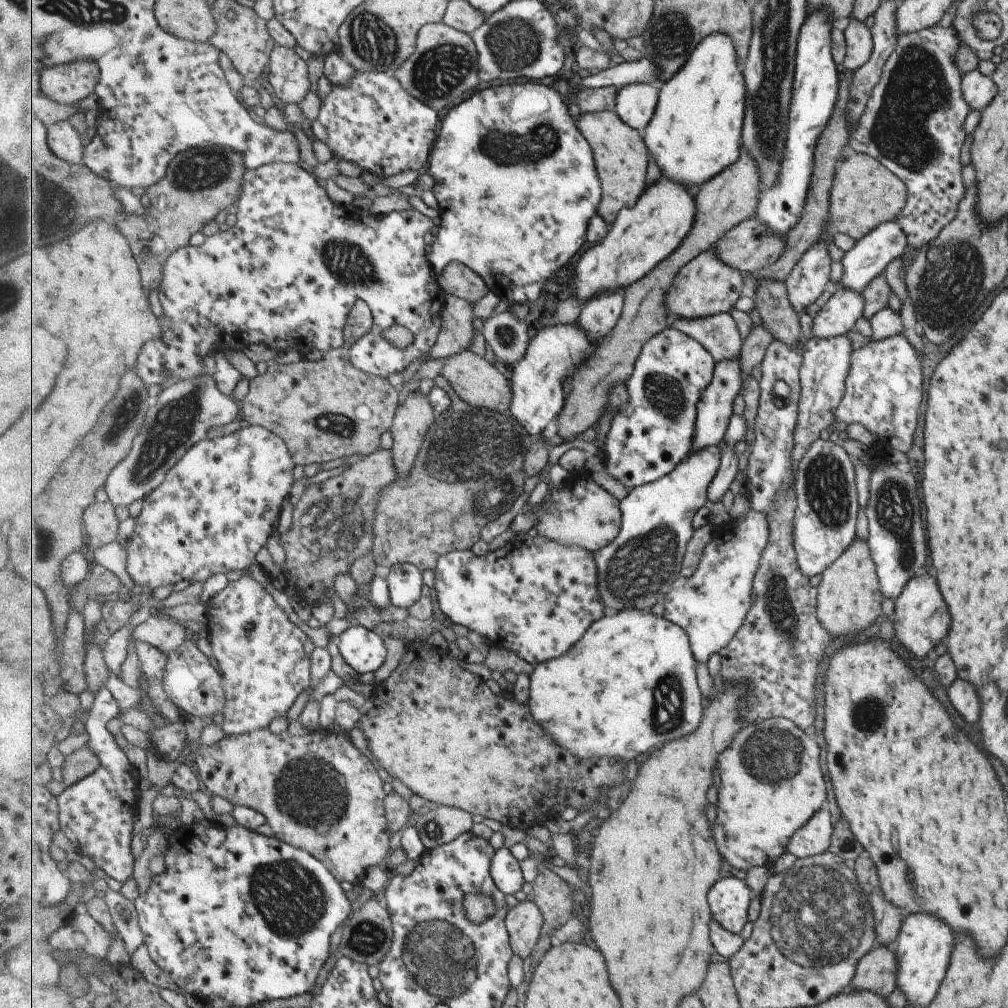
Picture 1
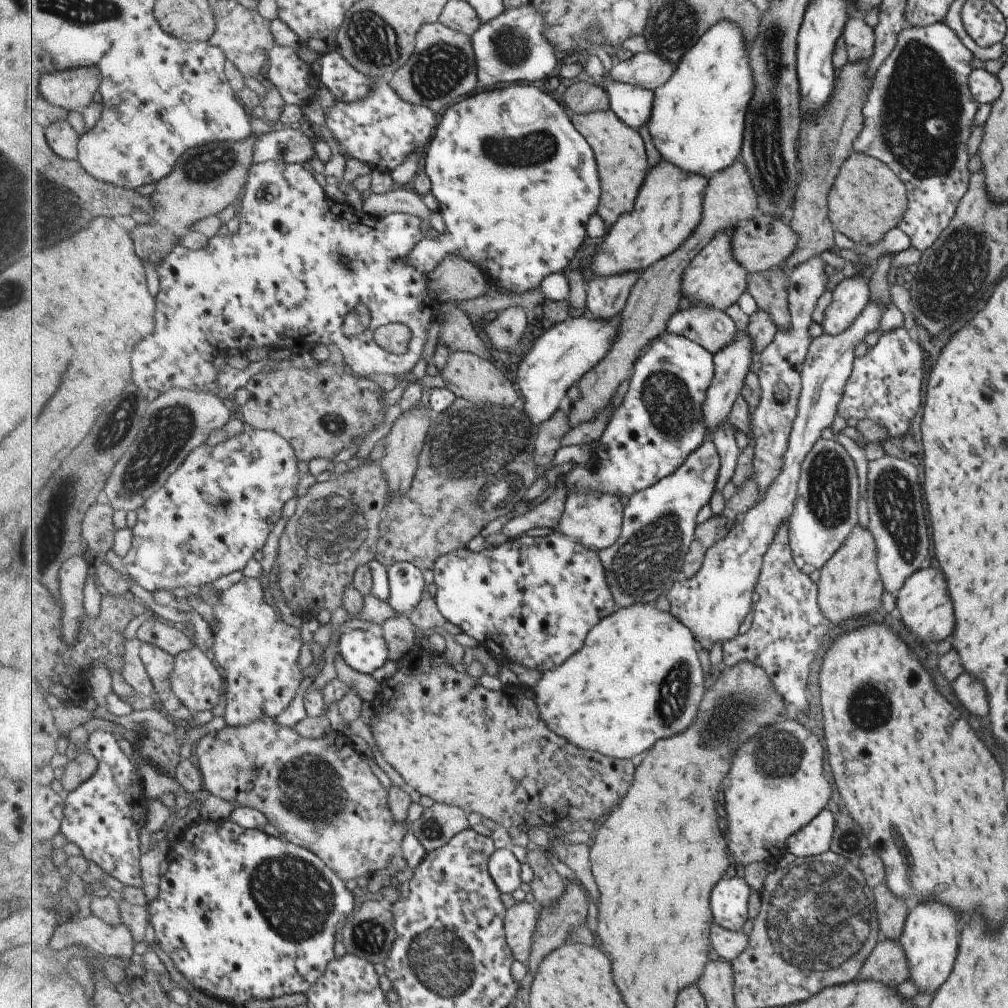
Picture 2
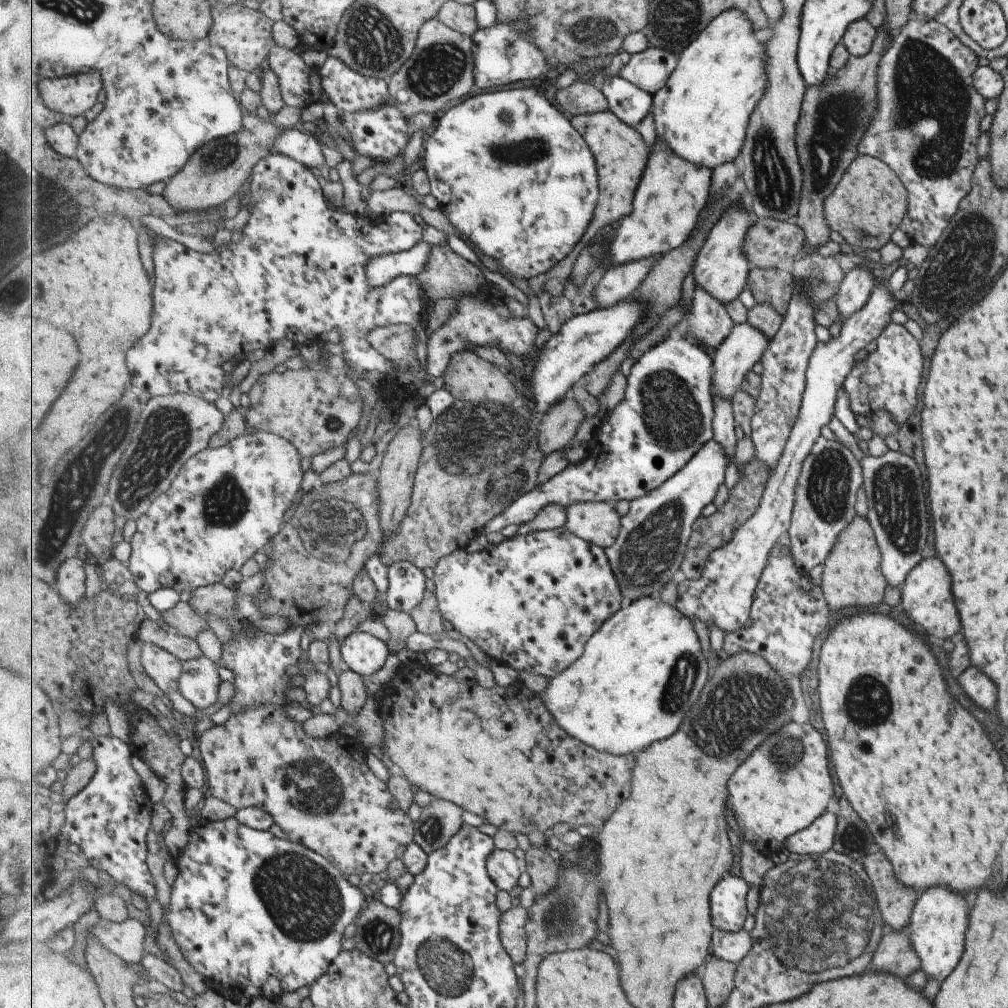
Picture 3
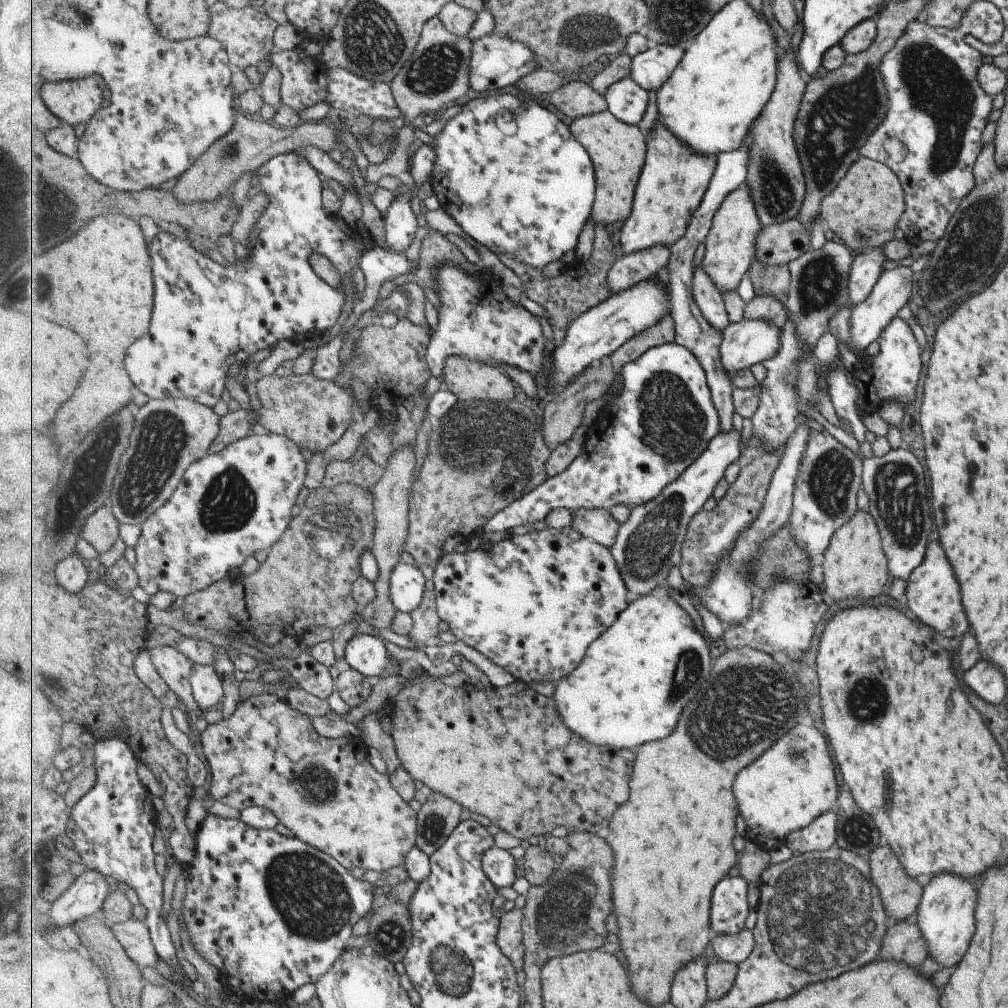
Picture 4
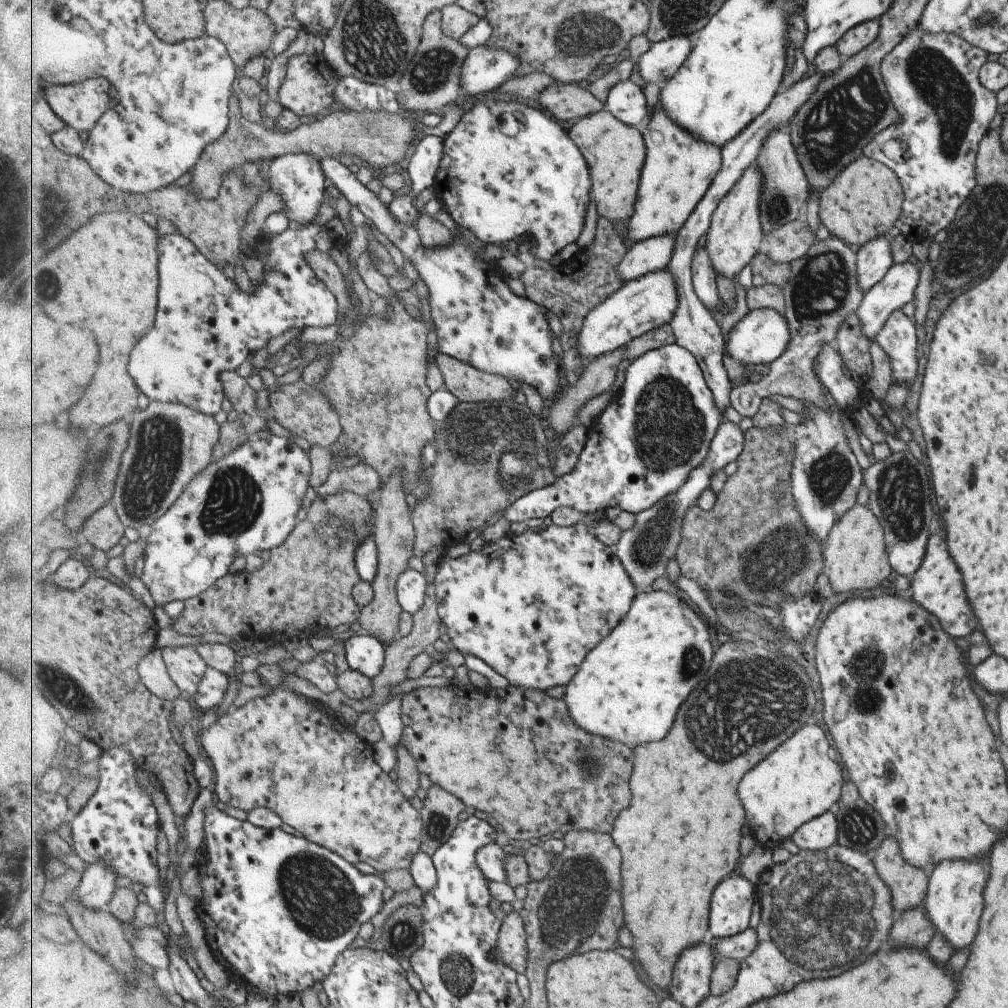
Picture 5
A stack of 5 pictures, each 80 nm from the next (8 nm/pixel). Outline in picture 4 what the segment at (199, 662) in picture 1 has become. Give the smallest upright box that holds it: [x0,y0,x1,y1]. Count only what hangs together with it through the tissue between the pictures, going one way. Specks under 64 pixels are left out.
[190,664,225,712]

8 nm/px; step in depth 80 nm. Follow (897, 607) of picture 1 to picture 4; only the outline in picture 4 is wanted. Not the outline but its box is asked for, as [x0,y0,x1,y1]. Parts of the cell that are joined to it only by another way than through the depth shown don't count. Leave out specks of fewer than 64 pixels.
[904,542,969,642]

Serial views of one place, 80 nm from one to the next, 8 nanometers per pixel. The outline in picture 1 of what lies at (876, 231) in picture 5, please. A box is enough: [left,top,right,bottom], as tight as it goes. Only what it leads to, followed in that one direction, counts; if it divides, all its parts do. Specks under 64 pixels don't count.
[828,152,905,241]

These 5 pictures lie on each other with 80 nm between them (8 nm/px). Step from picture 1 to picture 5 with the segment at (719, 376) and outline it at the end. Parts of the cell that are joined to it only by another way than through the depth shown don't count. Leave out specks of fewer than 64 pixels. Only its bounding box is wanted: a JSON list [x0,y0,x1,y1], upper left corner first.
[727,309,789,366]

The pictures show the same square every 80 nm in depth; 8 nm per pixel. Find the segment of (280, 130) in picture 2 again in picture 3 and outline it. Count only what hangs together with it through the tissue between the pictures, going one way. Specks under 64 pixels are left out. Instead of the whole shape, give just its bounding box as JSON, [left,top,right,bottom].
[272,129,327,168]

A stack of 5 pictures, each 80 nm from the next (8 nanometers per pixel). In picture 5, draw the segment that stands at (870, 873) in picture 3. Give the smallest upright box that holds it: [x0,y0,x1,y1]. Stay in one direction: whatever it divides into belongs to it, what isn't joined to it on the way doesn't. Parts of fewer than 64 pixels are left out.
[870,835,928,911]

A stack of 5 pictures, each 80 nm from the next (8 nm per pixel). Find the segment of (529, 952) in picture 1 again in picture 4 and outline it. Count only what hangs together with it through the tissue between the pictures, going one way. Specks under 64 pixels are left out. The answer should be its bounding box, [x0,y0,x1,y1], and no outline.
[498,909,526,970]

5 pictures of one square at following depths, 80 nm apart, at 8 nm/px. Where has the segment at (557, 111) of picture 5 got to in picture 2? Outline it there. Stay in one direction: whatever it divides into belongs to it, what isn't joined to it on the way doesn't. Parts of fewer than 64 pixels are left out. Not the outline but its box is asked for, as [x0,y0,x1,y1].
[561,81,612,114]

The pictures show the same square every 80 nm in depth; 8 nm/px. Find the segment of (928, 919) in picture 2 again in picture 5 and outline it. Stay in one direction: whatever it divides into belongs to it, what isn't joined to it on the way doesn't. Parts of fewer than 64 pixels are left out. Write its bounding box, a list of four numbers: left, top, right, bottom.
[923,860,987,950]

